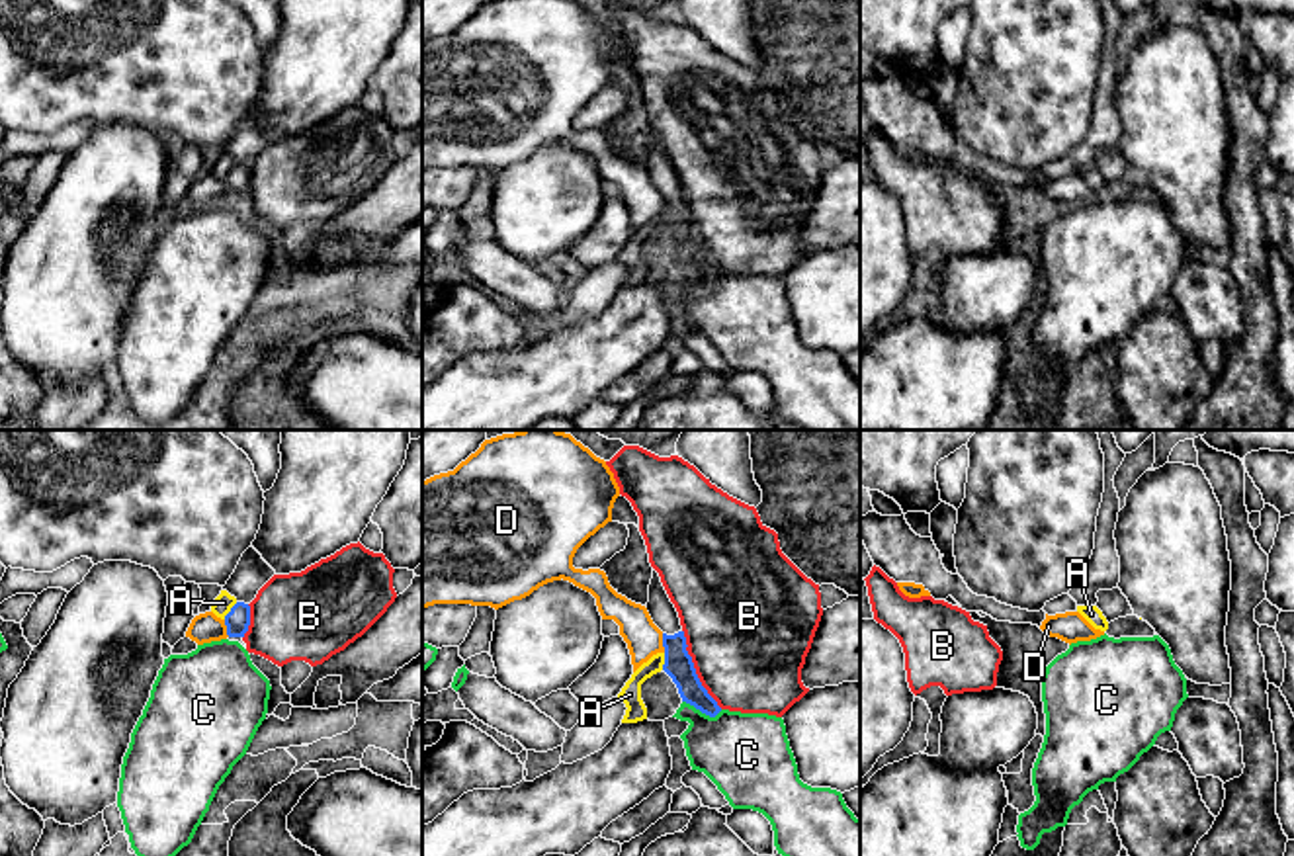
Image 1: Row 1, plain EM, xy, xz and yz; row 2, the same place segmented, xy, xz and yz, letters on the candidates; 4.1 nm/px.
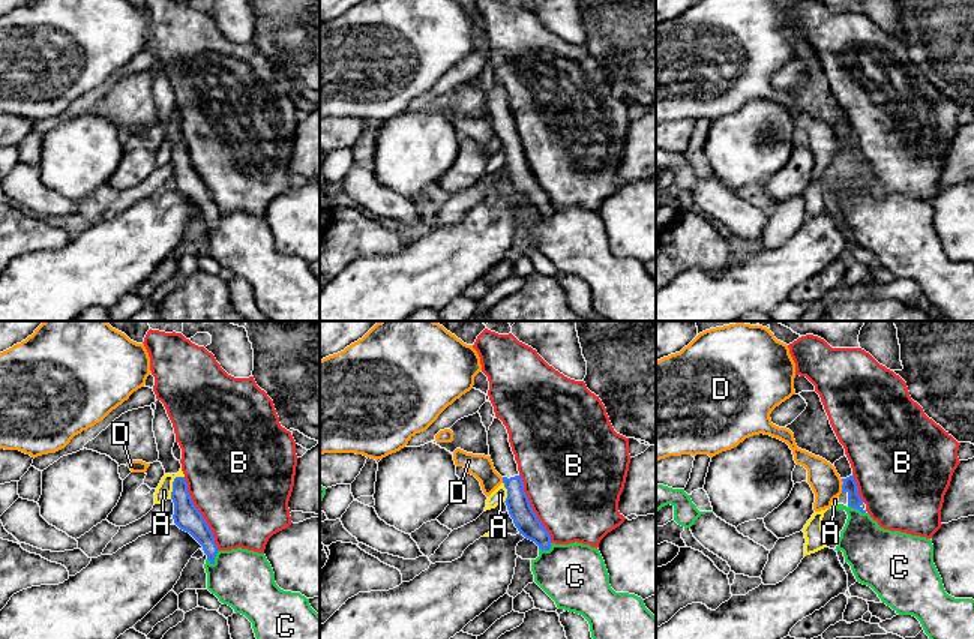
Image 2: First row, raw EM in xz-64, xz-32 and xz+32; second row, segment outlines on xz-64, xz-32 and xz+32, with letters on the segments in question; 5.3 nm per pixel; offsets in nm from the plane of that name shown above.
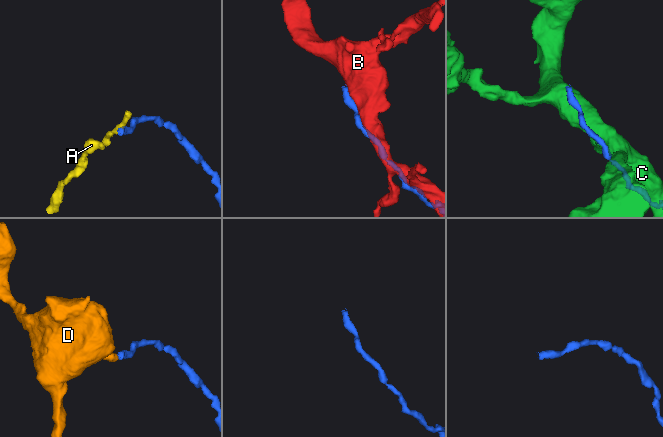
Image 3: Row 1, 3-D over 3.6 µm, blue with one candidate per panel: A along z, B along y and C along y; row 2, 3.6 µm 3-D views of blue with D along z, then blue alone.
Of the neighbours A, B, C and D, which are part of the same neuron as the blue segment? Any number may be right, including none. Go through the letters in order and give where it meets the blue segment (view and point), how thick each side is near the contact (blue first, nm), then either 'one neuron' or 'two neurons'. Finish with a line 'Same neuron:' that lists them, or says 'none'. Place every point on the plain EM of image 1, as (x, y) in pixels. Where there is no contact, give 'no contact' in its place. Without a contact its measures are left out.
A: xy (231, 172) | 100/80 nm | two neurons
B: xz (694, 231) | 120/480 nm | two neurons
C: xz (702, 274) | 120/360 nm | two neurons
D: xz (663, 206) | 120/150 nm | two neurons
Same neuron: none

